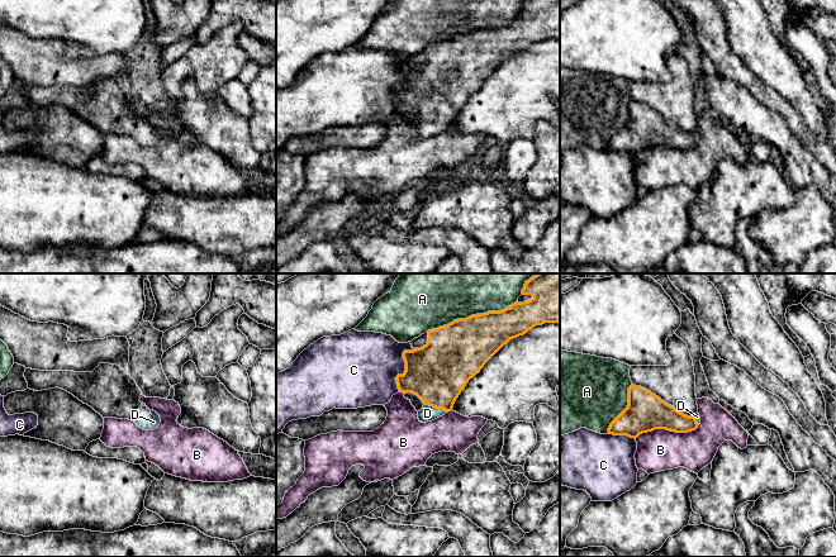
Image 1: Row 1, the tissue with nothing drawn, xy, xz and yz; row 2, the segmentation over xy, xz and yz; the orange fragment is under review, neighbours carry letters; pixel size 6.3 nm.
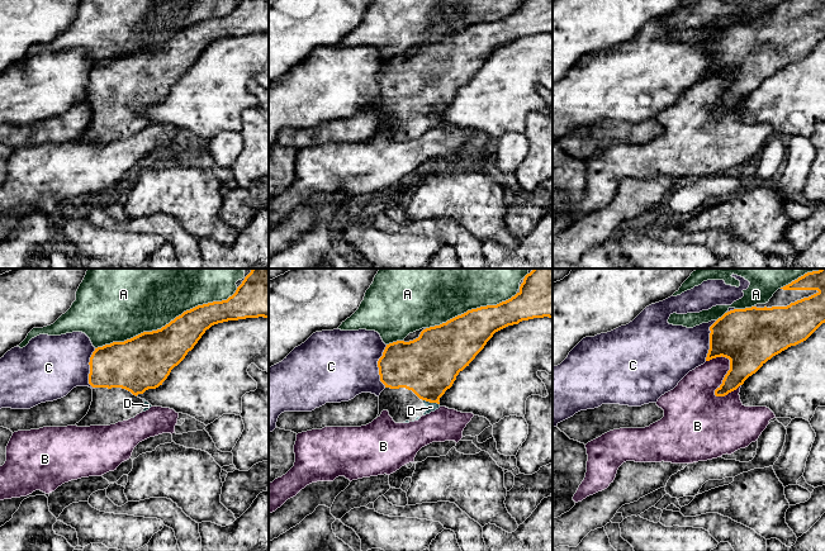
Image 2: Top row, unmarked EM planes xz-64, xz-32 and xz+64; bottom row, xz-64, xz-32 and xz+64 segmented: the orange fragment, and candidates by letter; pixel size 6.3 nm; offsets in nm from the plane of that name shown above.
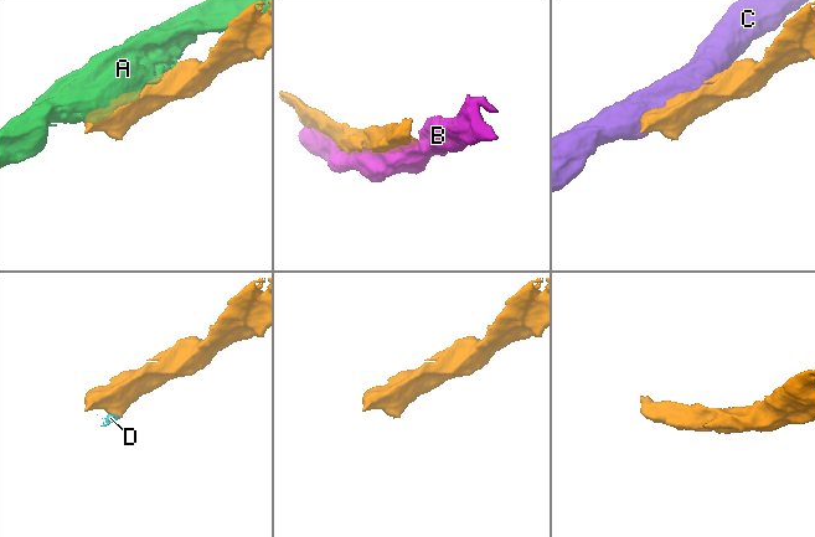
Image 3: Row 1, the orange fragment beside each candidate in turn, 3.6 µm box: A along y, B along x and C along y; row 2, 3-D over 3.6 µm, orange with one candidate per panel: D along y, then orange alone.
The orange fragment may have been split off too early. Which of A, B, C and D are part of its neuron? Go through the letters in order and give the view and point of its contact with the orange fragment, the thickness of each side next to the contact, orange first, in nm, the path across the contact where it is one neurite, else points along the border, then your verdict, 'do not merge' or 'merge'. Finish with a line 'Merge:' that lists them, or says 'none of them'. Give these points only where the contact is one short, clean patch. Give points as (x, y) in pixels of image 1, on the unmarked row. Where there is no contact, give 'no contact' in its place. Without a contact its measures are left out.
A: meets orange in xz at (466, 34); 380 nm thick on the orange side, 280 nm on the other; do not merge
B: meets orange in yz at (666, 146); 240 nm thick on the orange side, 260 nm on the other; do not merge
C: meets orange in xz at (405, 84); 380 nm thick on the orange side, 400 nm on the other; do not merge
D: meets orange in xz at (436, 124); 380 nm thick on the orange side, 100 nm on the other; merge
Merge: D

